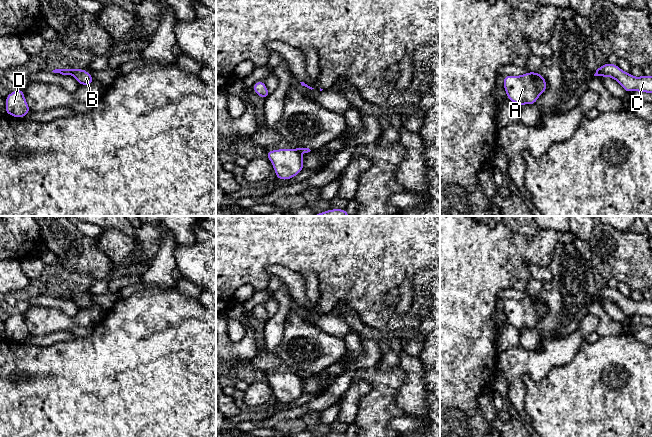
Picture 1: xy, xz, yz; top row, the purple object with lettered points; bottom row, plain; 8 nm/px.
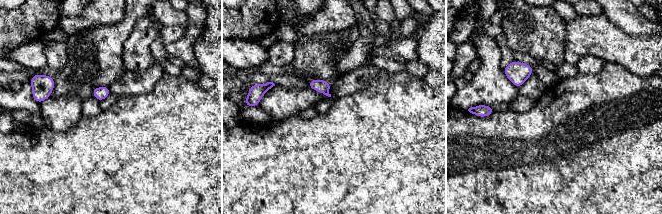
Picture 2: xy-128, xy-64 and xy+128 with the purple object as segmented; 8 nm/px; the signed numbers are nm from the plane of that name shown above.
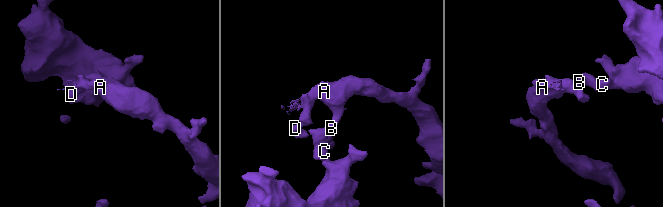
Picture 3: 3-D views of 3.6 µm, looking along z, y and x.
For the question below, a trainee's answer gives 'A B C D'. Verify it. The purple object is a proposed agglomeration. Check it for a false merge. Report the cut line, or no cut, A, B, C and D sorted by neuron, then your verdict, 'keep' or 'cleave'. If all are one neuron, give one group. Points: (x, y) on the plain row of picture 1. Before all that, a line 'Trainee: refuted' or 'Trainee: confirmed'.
Trainee: refuted
cut xy (75, 293), (72, 298); groups A B D / C; cleave

